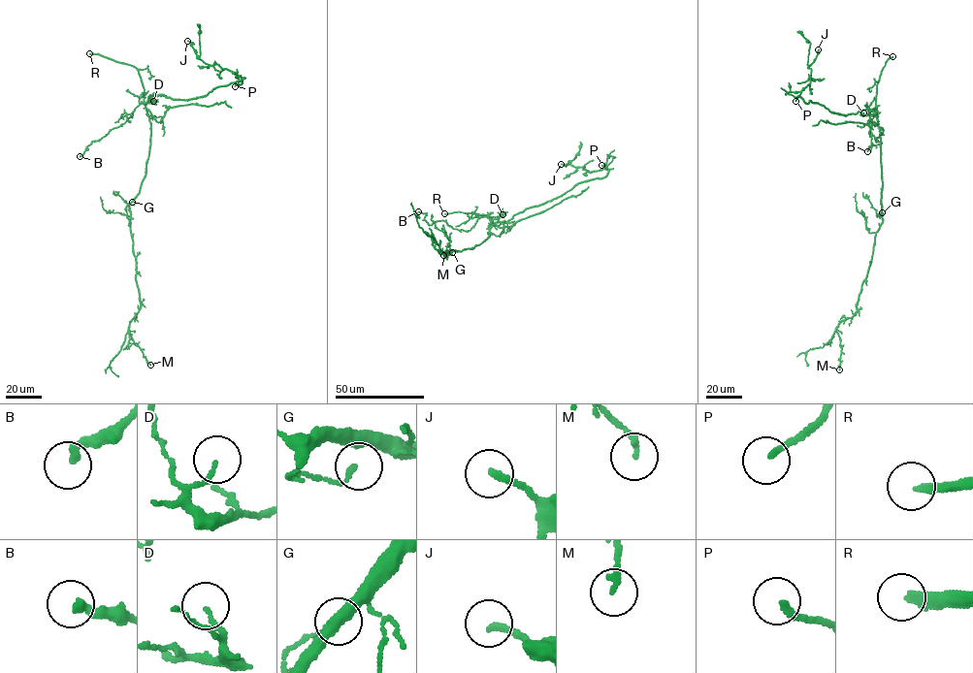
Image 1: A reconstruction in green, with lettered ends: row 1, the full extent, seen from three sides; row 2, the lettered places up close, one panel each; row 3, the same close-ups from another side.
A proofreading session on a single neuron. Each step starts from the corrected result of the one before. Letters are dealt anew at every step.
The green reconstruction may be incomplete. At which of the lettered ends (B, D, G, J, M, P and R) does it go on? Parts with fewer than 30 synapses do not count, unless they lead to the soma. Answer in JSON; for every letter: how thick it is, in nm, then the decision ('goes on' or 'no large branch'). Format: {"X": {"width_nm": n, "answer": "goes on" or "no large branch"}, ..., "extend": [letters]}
{"B": {"width_nm": 280, "answer": "no large branch"}, "D": {"width_nm": 130, "answer": "no large branch"}, "G": {"width_nm": 150, "answer": "no large branch"}, "J": {"width_nm": 200, "answer": "no large branch"}, "M": {"width_nm": 160, "answer": "no large branch"}, "P": {"width_nm": 200, "answer": "goes on"}, "R": {"width_nm": 260, "answer": "goes on"}, "extend": ["P", "R"]}

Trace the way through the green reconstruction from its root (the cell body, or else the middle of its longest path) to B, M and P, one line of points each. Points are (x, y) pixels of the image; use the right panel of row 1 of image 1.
B: (881, 150), (877, 117), (870, 113), (873, 123), (883, 131), (874, 139), (881, 143), (869, 145), (867, 151)
M: (881, 150), (882, 223), (875, 238), (872, 262), (861, 283), (857, 311), (835, 328), (841, 349), (839, 369)
P: (881, 150), (874, 109), (846, 115), (832, 112), (810, 101), (807, 104), (800, 97), (795, 101)

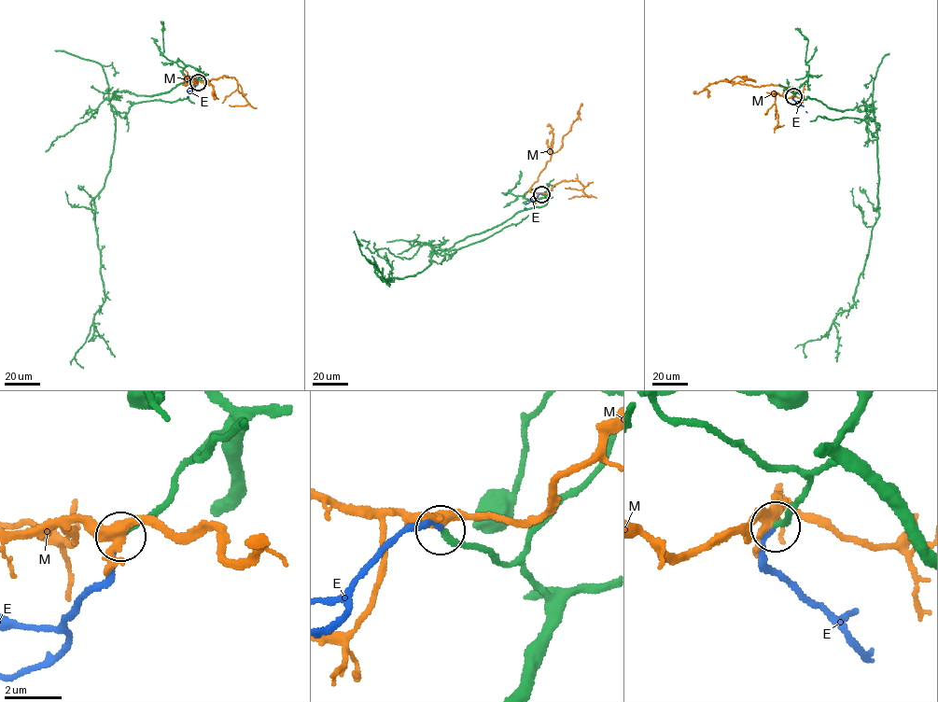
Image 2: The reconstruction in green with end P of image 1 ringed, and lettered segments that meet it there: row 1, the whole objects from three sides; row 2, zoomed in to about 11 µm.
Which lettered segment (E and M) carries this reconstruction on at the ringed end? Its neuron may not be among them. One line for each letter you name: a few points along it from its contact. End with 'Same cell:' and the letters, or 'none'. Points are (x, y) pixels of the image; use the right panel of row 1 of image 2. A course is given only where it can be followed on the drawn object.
E: it runs (793, 97), (806, 112)
Same cell: E

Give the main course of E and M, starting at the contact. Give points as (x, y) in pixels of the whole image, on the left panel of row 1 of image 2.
E: (198, 82), (187, 97)
M: (198, 82), (186, 81), (185, 77), (191, 77), (194, 83), (192, 77), (202, 75), (212, 85), (215, 98)

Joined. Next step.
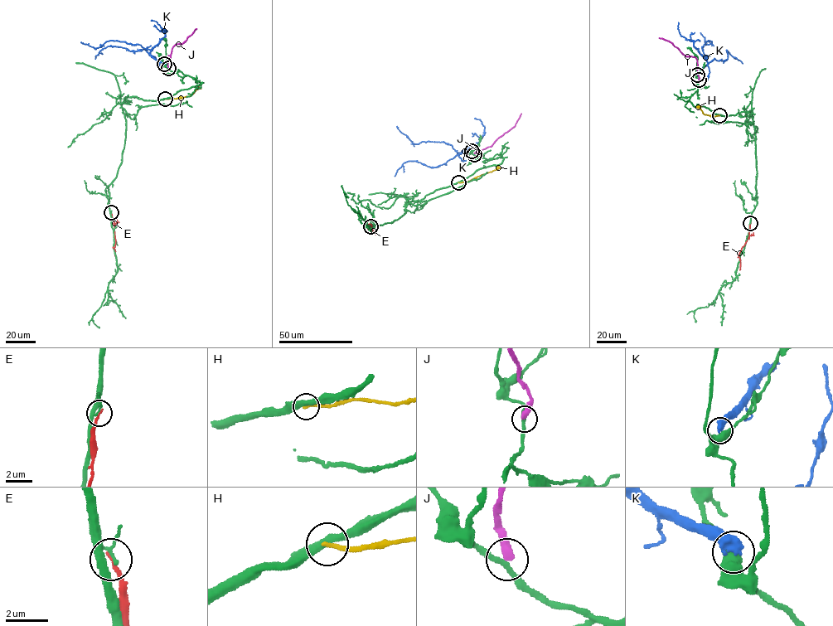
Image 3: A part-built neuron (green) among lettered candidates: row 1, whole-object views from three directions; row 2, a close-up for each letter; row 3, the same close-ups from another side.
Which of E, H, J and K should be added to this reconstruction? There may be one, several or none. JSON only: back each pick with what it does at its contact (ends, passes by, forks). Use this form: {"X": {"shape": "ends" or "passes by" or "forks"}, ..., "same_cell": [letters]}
{"same_cell": []}

